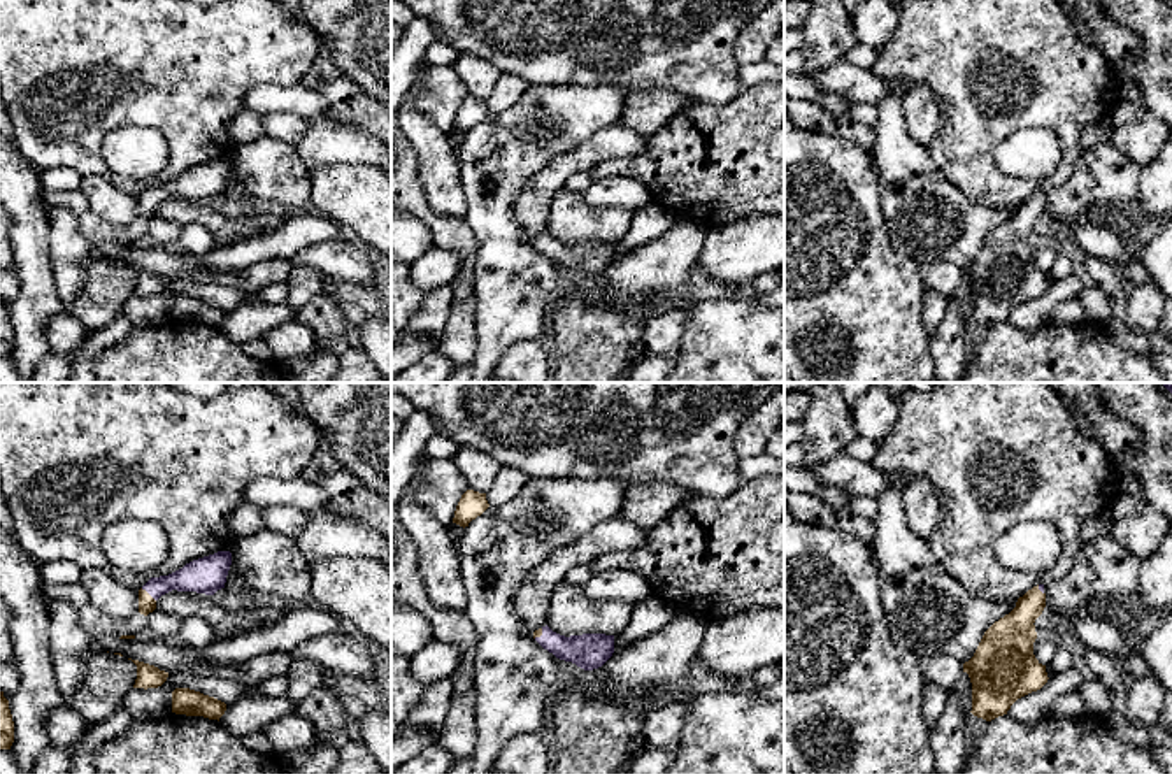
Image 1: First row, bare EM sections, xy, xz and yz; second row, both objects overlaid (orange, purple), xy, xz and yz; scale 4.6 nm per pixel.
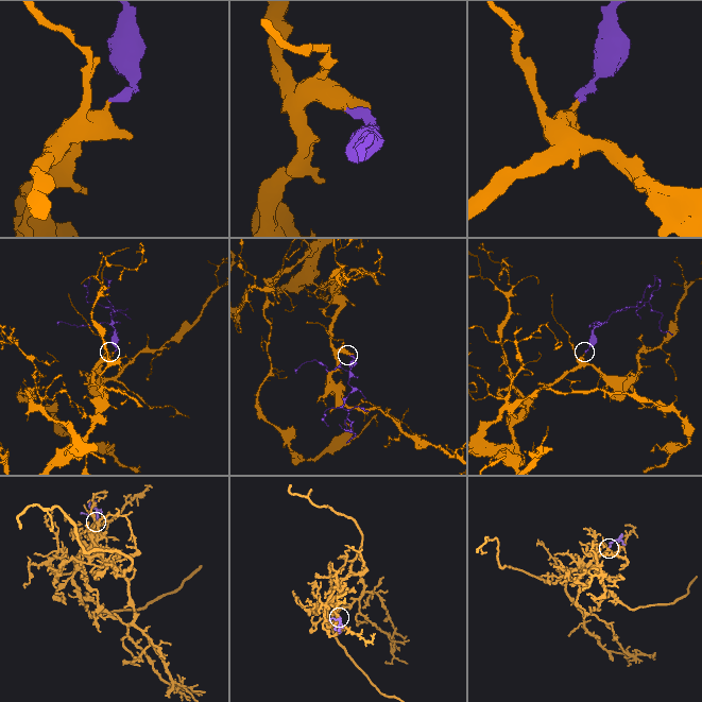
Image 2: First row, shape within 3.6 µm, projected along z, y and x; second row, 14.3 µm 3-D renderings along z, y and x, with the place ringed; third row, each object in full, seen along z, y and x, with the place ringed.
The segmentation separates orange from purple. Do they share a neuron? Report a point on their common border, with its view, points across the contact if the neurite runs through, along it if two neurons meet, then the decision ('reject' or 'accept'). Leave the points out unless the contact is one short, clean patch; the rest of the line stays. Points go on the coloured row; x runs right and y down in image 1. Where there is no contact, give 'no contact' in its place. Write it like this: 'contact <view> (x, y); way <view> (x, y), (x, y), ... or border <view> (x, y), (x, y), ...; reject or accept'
contact xy (148, 594); way xy (146, 602), (148, 594), (165, 583), (199, 576); accept

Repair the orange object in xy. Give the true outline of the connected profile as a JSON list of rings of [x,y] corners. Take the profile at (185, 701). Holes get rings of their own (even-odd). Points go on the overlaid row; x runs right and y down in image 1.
[[[189,688],[172,692],[172,713],[218,720],[225,714],[226,704]]]

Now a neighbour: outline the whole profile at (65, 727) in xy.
[[[58,706],[46,723],[49,744],[56,748],[70,748],[77,744],[89,728],[89,723],[74,709]]]

